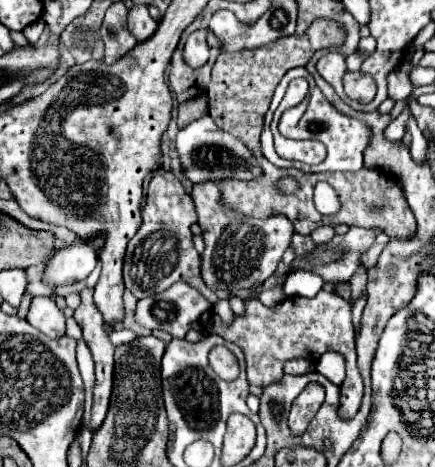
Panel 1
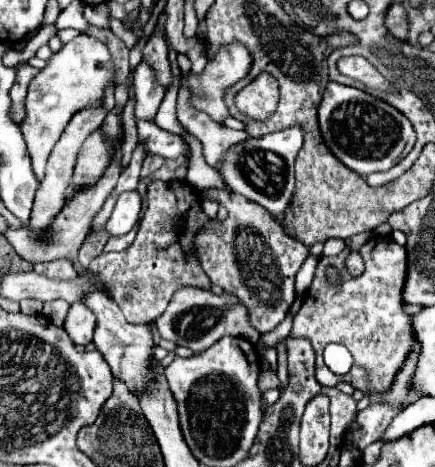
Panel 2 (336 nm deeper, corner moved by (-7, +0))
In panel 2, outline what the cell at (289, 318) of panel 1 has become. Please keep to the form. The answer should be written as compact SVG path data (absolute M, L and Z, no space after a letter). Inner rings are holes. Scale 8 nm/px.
M371 236L369 242L359 248L359 254L365 262L365 272L359 278L351 278L345 270L349 248L345 248L339 256L323 256L319 260L317 274L307 292L307 300L295 314L291 336L309 338L315 346L319 384L335 386L337 382L349 382L361 392L383 394L391 390L391 384L415 342L413 316L403 310L405 302L401 296L407 280L407 250L405 246L399 246L391 236ZM329 266L333 266L341 274L341 282L327 282L325 270ZM329 342L339 342L349 348L349 352L353 354L353 370L343 376L337 376L325 366L323 348Z

